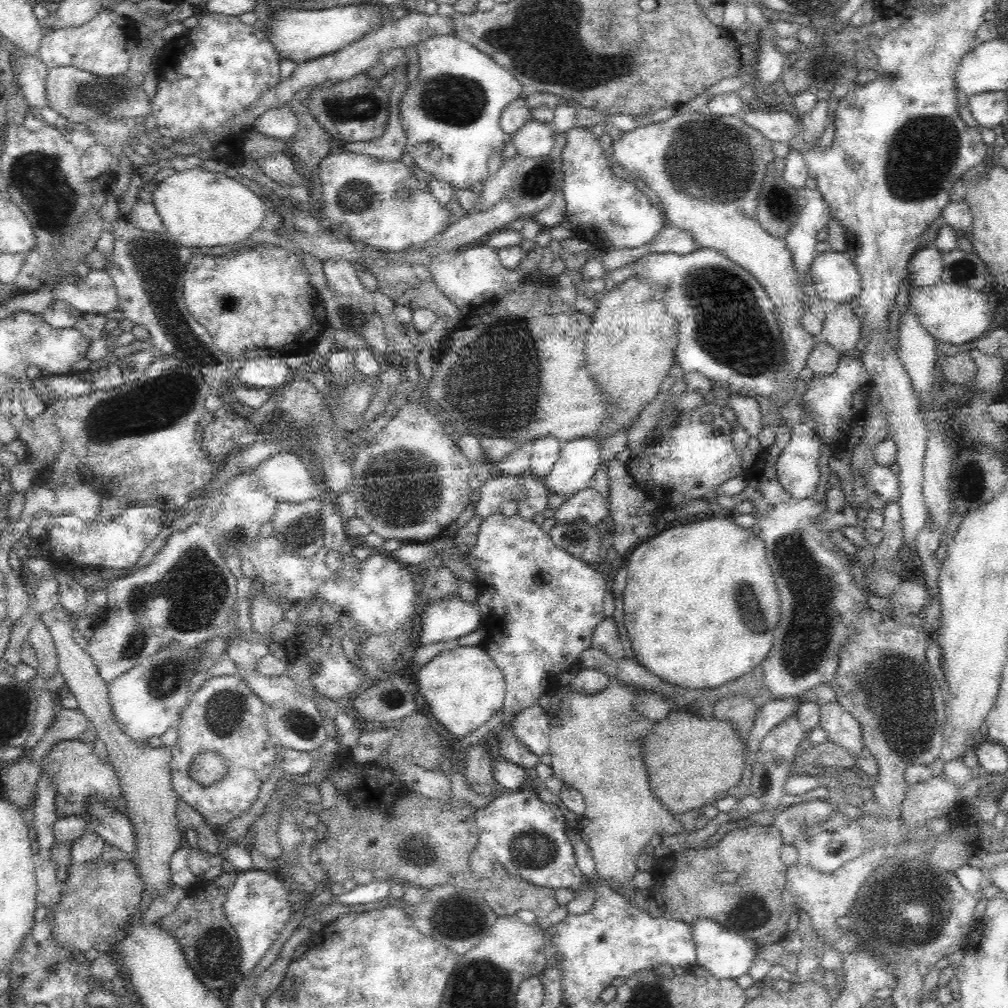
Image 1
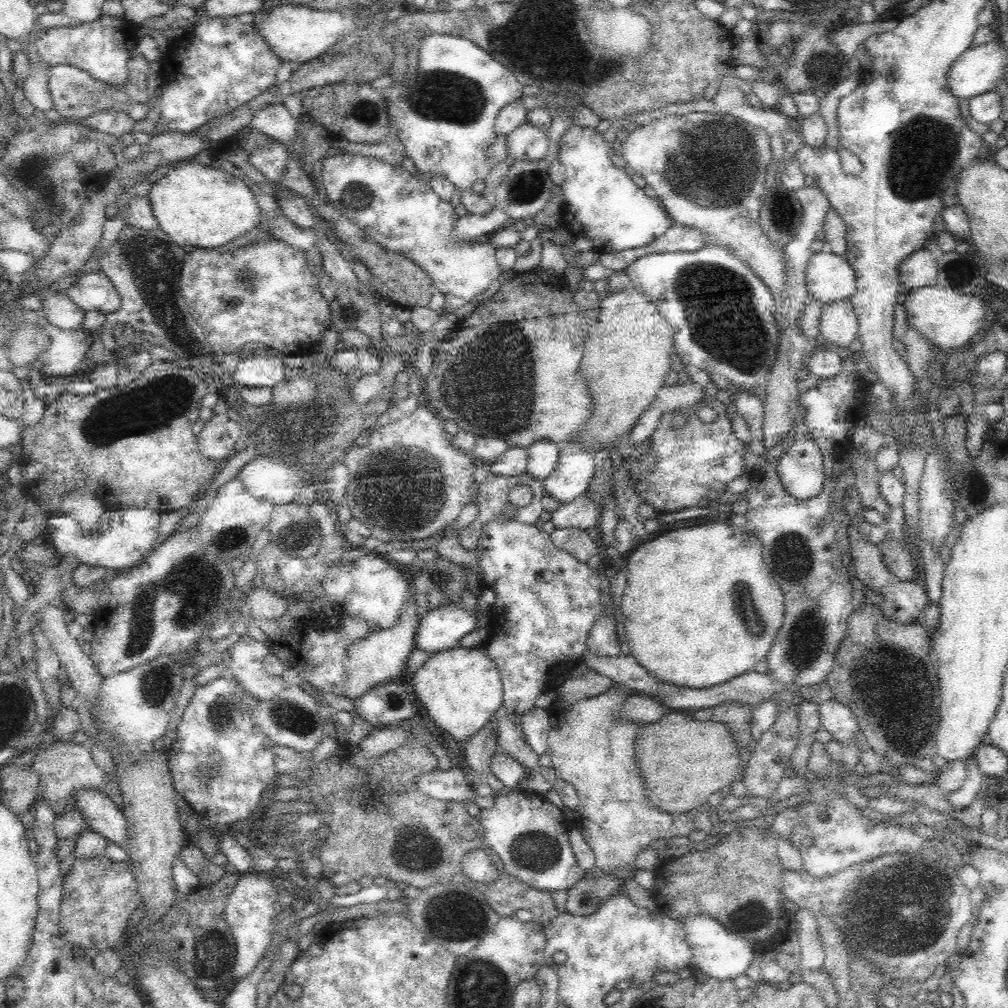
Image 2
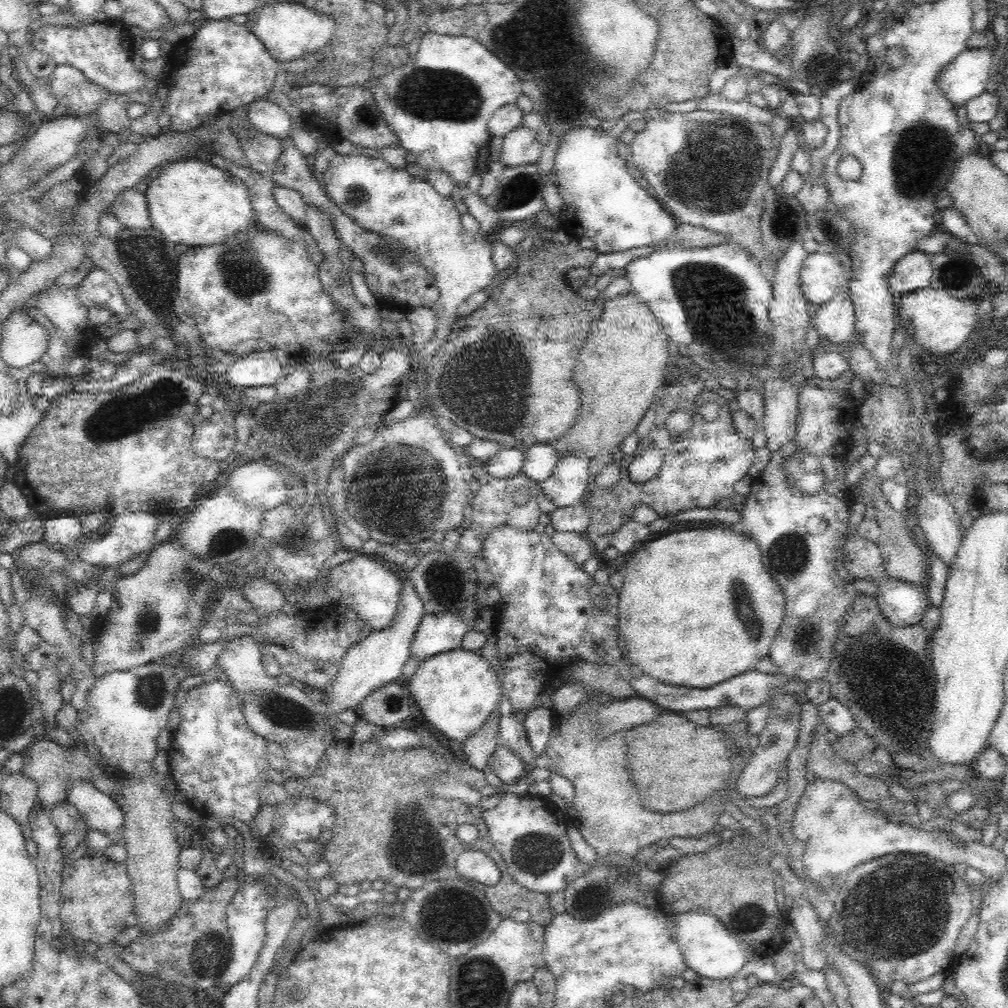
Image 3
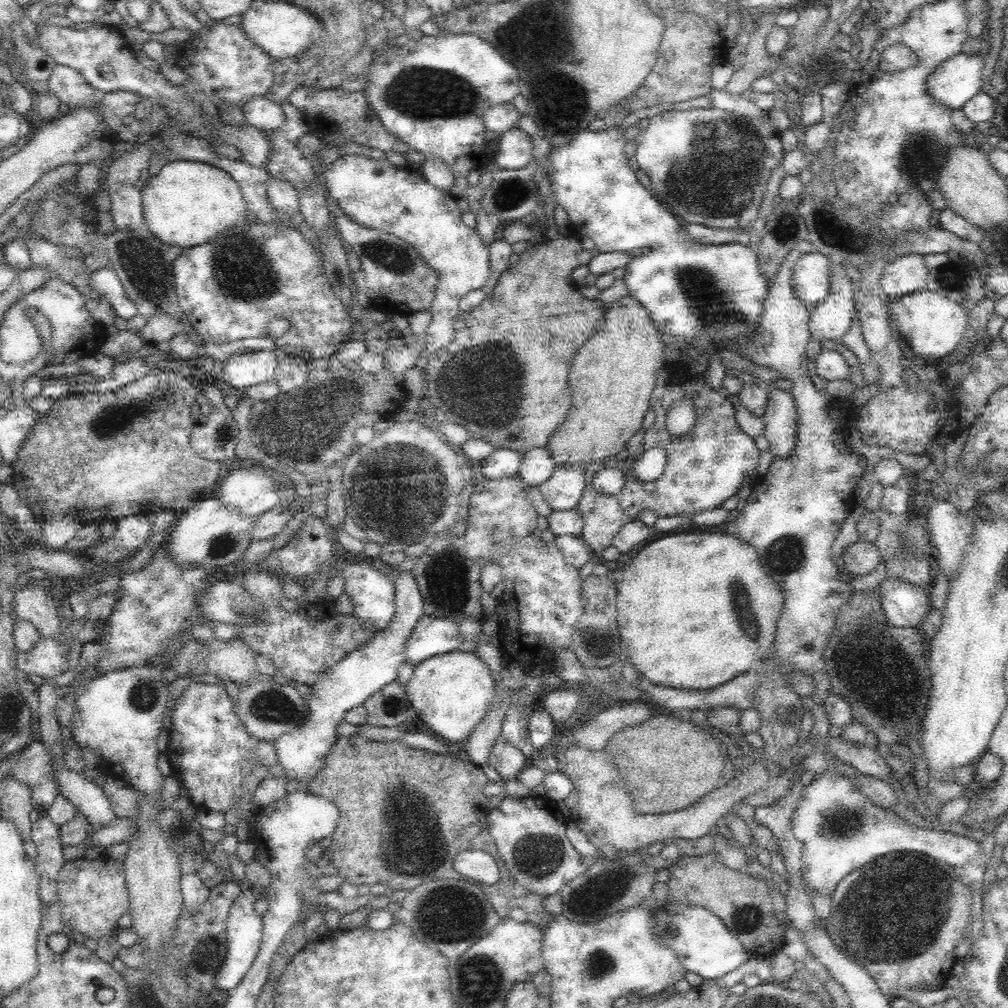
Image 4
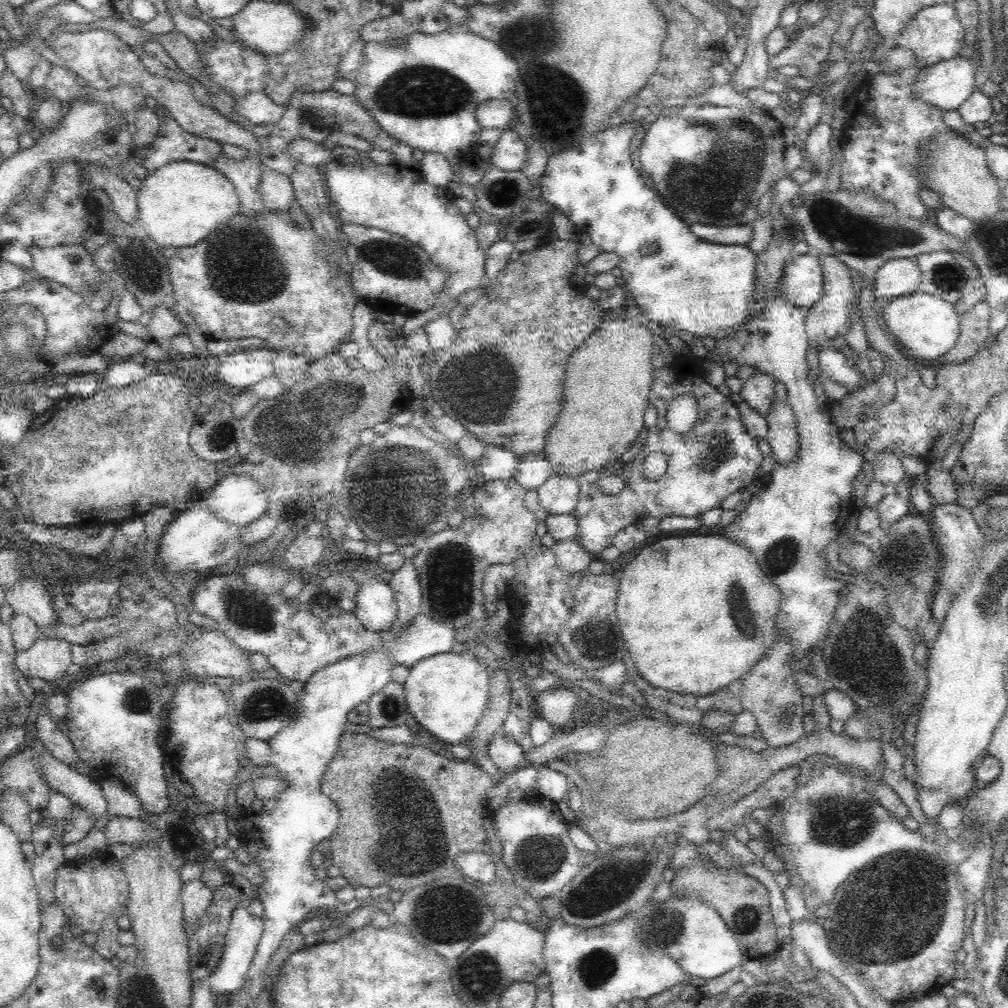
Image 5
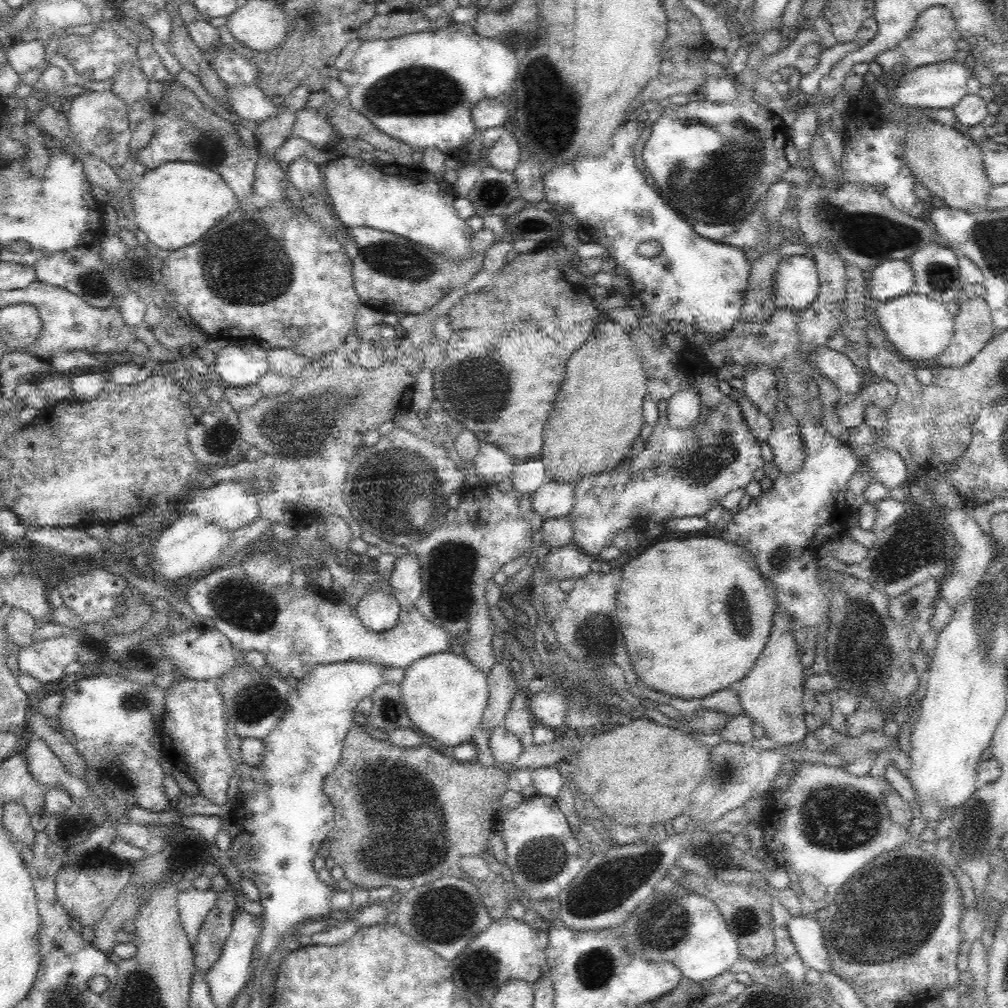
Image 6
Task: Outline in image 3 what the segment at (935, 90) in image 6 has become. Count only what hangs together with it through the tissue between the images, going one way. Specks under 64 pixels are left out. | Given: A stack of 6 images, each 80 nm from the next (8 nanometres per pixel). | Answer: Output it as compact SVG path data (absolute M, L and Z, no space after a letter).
M990 46L964 50L940 72L936 85L941 94L956 108L977 98L986 91L988 79L993 78L998 56Z

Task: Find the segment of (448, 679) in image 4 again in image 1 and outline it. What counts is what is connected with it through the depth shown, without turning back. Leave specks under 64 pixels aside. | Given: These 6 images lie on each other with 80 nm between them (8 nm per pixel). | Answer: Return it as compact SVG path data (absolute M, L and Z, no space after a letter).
M478 646L446 650L419 668L419 692L428 702L433 716L454 736L464 738L503 709L506 683L493 659Z

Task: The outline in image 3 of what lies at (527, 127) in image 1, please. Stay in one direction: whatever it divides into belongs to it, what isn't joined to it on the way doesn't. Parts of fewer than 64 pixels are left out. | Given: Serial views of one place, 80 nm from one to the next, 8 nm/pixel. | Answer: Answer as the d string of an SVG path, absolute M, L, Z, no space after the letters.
M521 124L504 135L500 161L514 167L536 164L542 149L542 143L536 140L534 131Z

